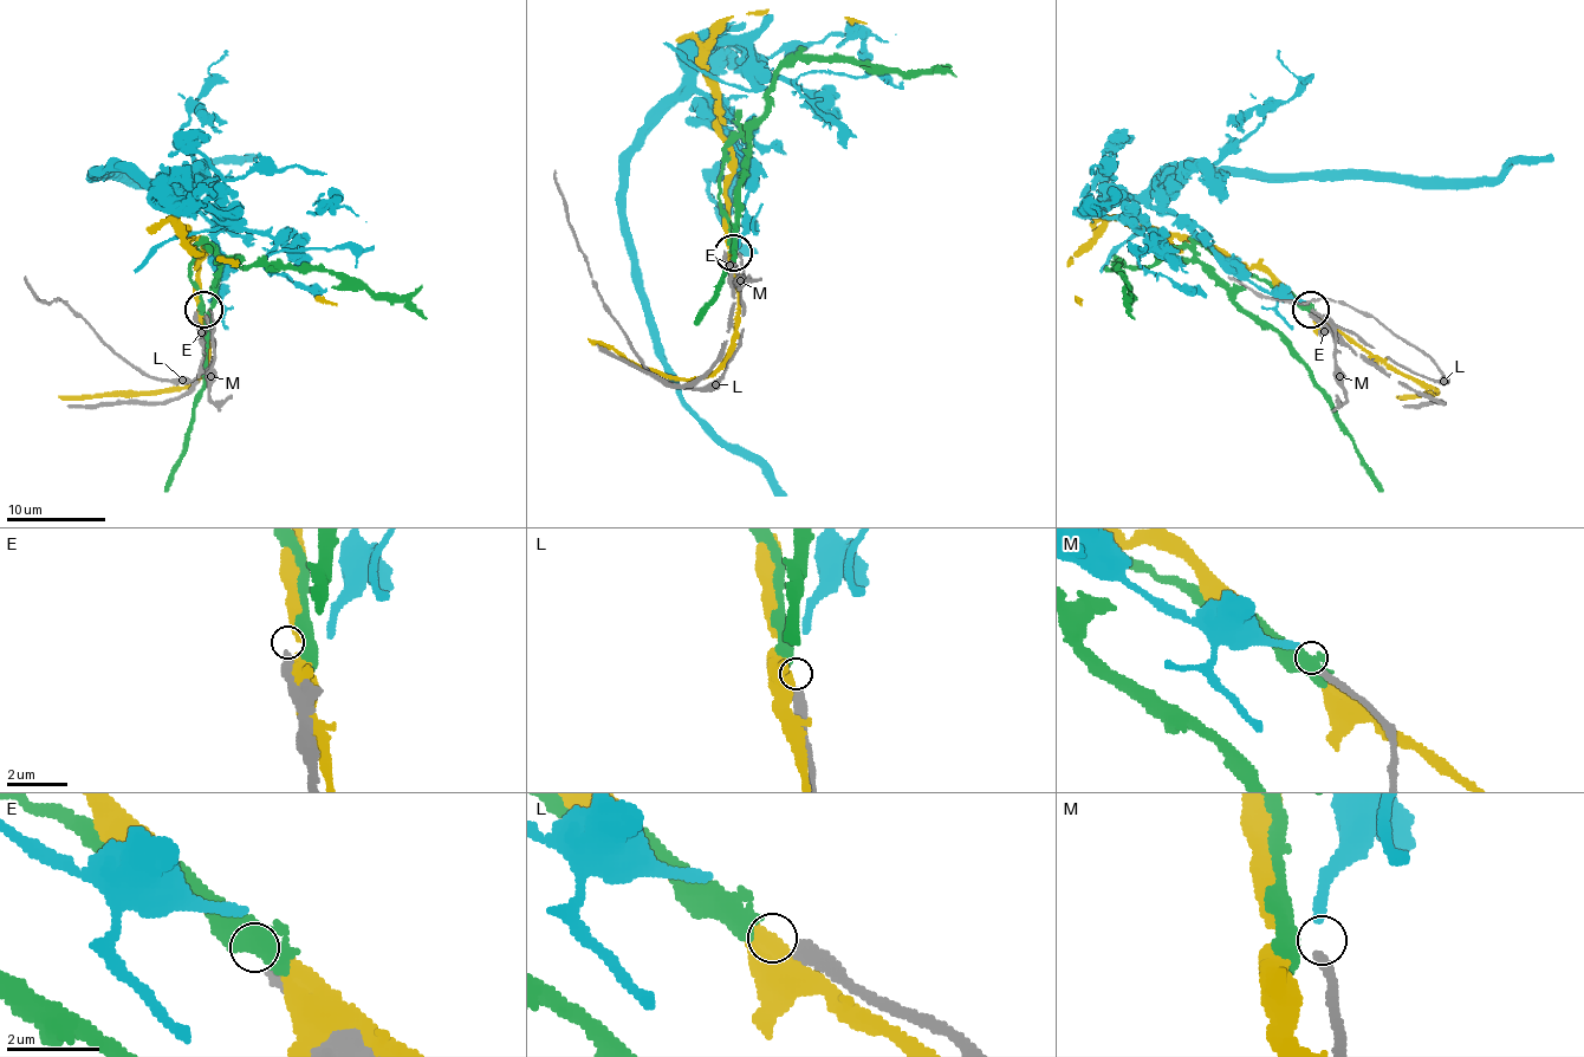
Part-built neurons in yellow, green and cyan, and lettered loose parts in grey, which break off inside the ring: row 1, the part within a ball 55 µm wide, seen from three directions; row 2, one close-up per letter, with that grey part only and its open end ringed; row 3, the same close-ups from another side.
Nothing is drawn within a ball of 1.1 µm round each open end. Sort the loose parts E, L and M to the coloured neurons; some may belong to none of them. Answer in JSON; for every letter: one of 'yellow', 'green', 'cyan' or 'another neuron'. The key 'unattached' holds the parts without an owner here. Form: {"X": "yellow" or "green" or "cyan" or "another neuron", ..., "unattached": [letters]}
{"E": "another neuron", "L": "green", "M": "cyan", "unattached": ["E"]}

